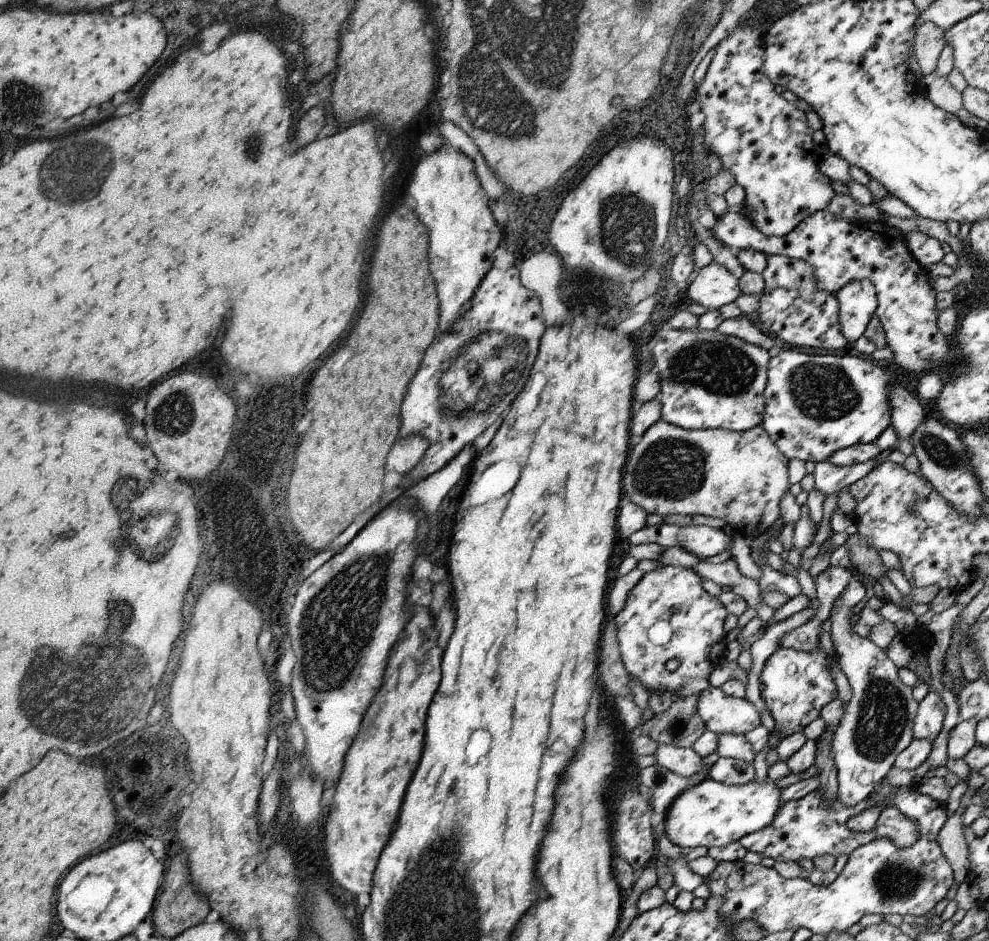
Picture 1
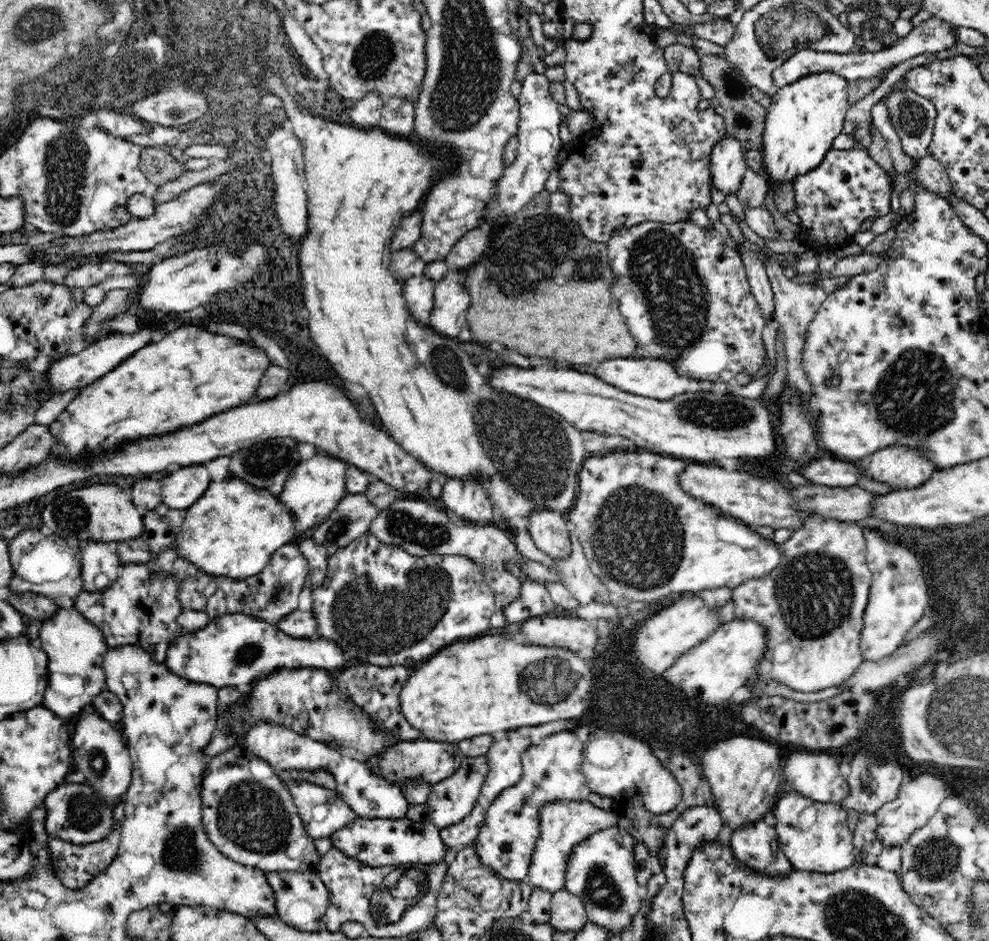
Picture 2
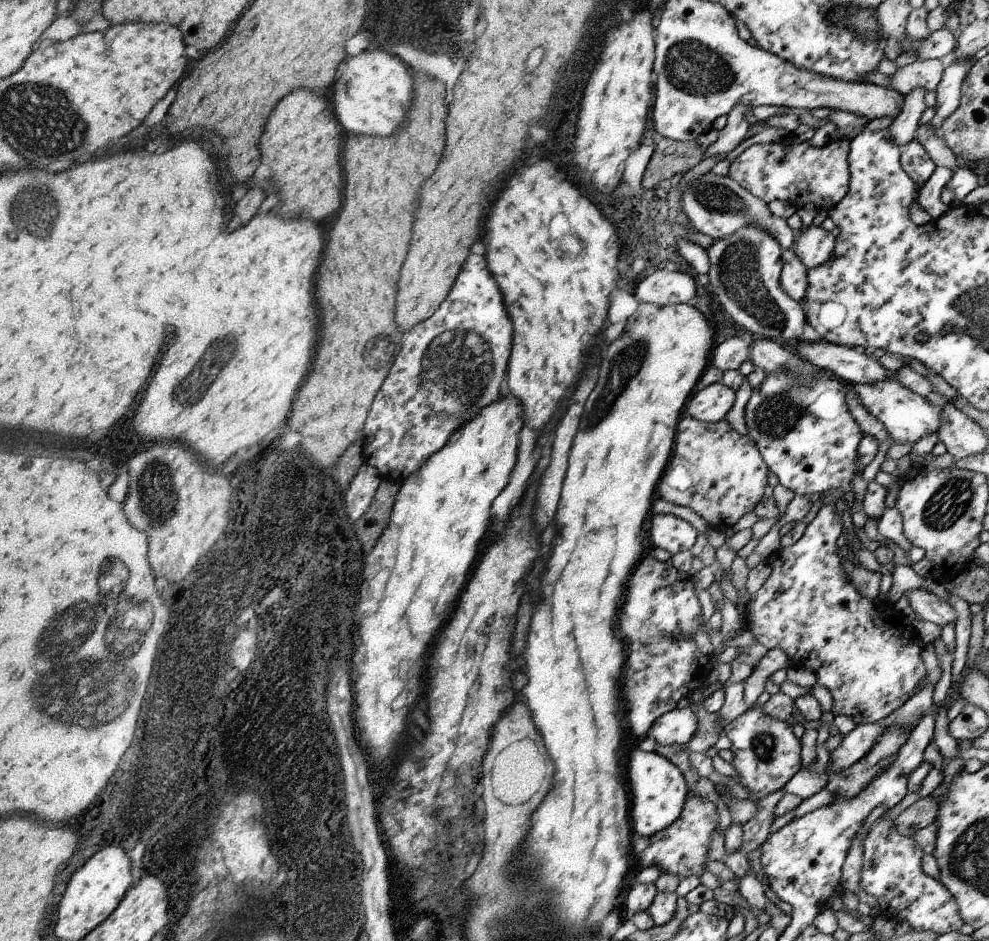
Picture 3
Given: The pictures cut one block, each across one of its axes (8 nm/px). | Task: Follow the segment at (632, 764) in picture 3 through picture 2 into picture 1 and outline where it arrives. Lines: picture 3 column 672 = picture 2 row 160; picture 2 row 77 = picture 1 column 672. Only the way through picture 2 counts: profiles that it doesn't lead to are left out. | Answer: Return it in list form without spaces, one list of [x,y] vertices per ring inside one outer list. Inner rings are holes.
[[[719,758],[709,768],[709,778],[701,784],[689,788],[689,792],[683,792],[679,798],[675,798],[675,804],[667,812],[665,832],[669,838],[681,846],[705,846],[709,848],[723,848],[727,844],[739,842],[741,838],[761,832],[773,820],[777,818],[777,812],[781,810],[781,790],[771,782],[769,778],[765,782],[755,780],[755,768],[753,764],[745,760],[733,760],[733,758]]]

